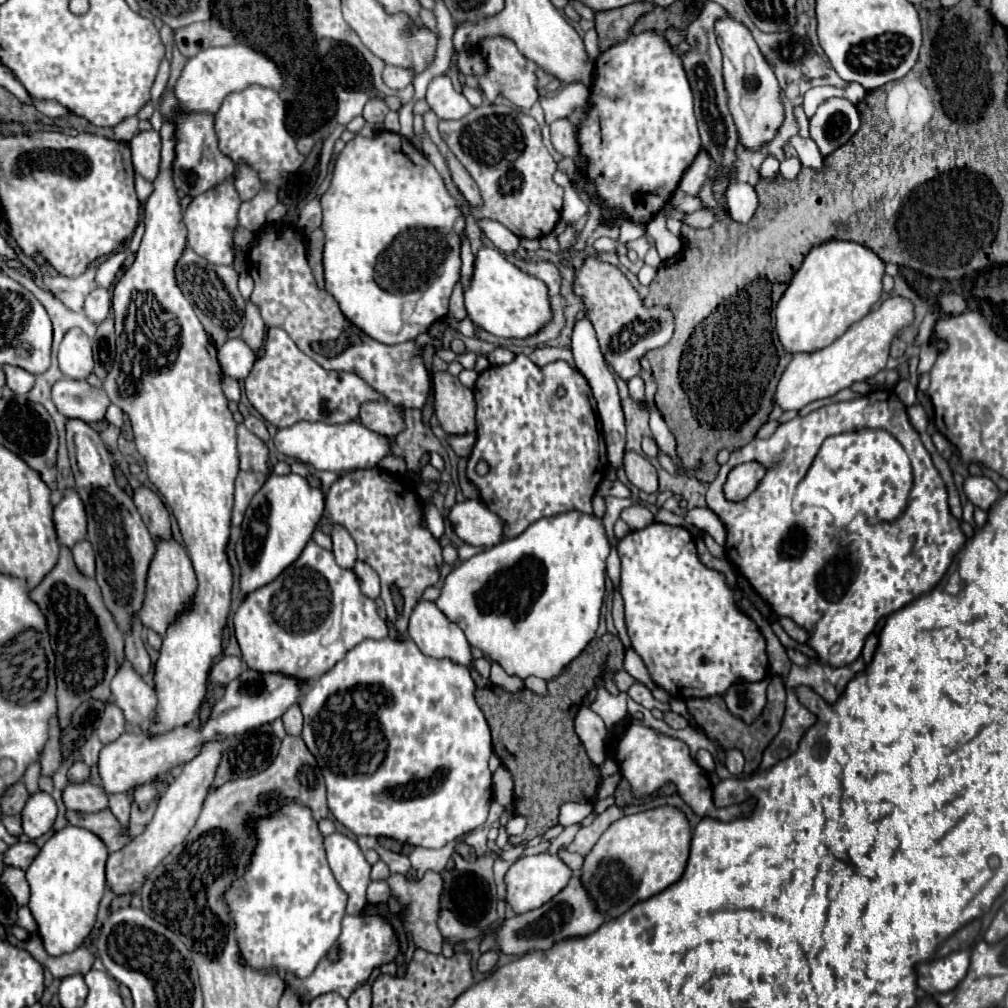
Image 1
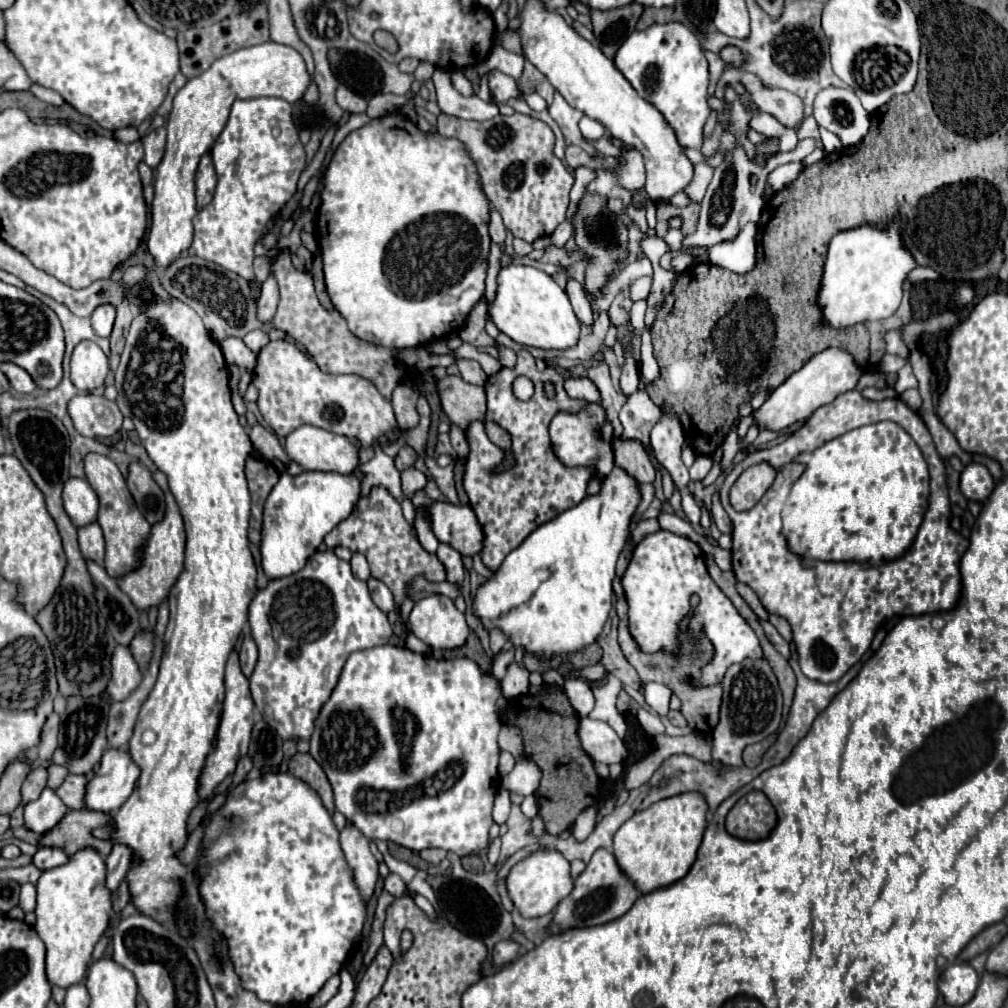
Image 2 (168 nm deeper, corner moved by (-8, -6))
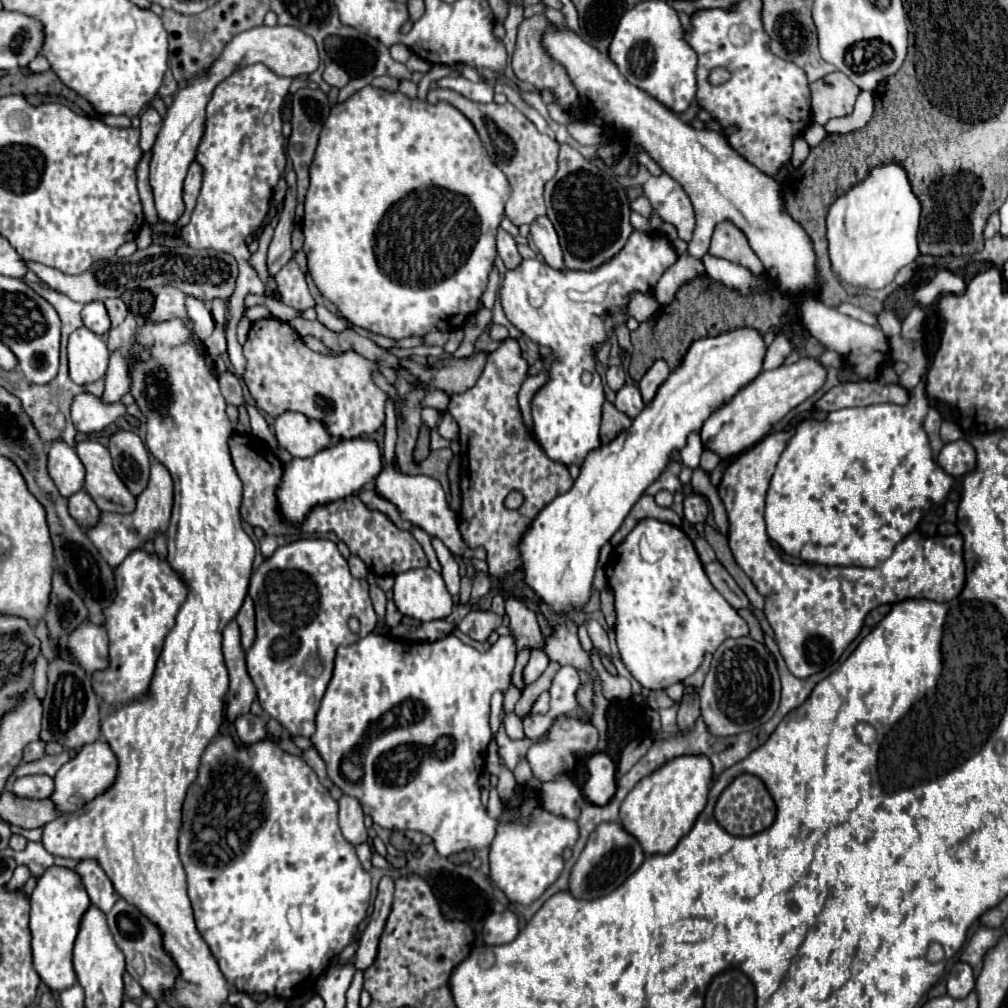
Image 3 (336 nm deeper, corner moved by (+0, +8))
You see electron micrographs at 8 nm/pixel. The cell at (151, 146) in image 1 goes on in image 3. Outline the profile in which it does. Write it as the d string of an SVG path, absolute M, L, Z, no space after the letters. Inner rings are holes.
M150 106L140 116L140 120L142 120L142 124L140 124L140 132L142 132L142 136L140 136L140 148L144 152L150 152L152 146L154 146L154 142L156 142L156 136L160 132L160 128L162 128L162 116Z

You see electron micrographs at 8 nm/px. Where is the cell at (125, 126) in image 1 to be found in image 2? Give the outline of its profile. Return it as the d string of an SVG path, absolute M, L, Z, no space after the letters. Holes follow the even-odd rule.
M120 128L120 130L116 130L114 132L114 138L116 140L120 140L120 142L136 142L136 140L140 140L140 134L138 134L138 130L136 128Z

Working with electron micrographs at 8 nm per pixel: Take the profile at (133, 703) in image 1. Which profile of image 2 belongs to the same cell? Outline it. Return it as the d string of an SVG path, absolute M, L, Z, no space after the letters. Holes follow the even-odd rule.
M116 646L116 656L112 656L112 680L106 688L110 698L114 702L126 700L140 686L140 680L142 674L132 652L126 646Z

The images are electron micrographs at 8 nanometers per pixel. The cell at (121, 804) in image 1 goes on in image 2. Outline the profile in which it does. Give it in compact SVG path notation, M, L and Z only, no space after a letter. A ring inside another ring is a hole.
M116 842L110 856L106 858L106 884L108 888L114 892L118 888L118 884L122 882L122 878L126 876L130 864L132 864L132 848L126 844Z

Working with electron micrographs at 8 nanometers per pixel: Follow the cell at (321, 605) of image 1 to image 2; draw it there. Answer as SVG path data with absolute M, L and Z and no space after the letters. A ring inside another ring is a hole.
M332 550L316 552L310 556L306 566L286 578L270 580L266 588L258 590L248 608L248 622L252 638L258 646L258 664L250 676L250 690L256 708L262 712L264 720L280 734L284 740L308 740L314 728L314 718L318 716L322 704L332 694L338 676L352 654L352 650L364 650L378 644L386 644L392 636L392 626L386 614L372 602L366 582L356 580L350 564L340 560ZM272 610L282 610L282 630L274 632L278 620L272 620Z

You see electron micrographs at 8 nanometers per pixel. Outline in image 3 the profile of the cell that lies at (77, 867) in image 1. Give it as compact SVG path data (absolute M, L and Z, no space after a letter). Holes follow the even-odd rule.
M52 866L48 868L32 896L30 896L30 934L32 934L32 966L40 980L52 990L62 992L76 984L76 974L72 966L72 946L80 928L80 918L90 906L90 898L84 890L80 878L72 868Z

